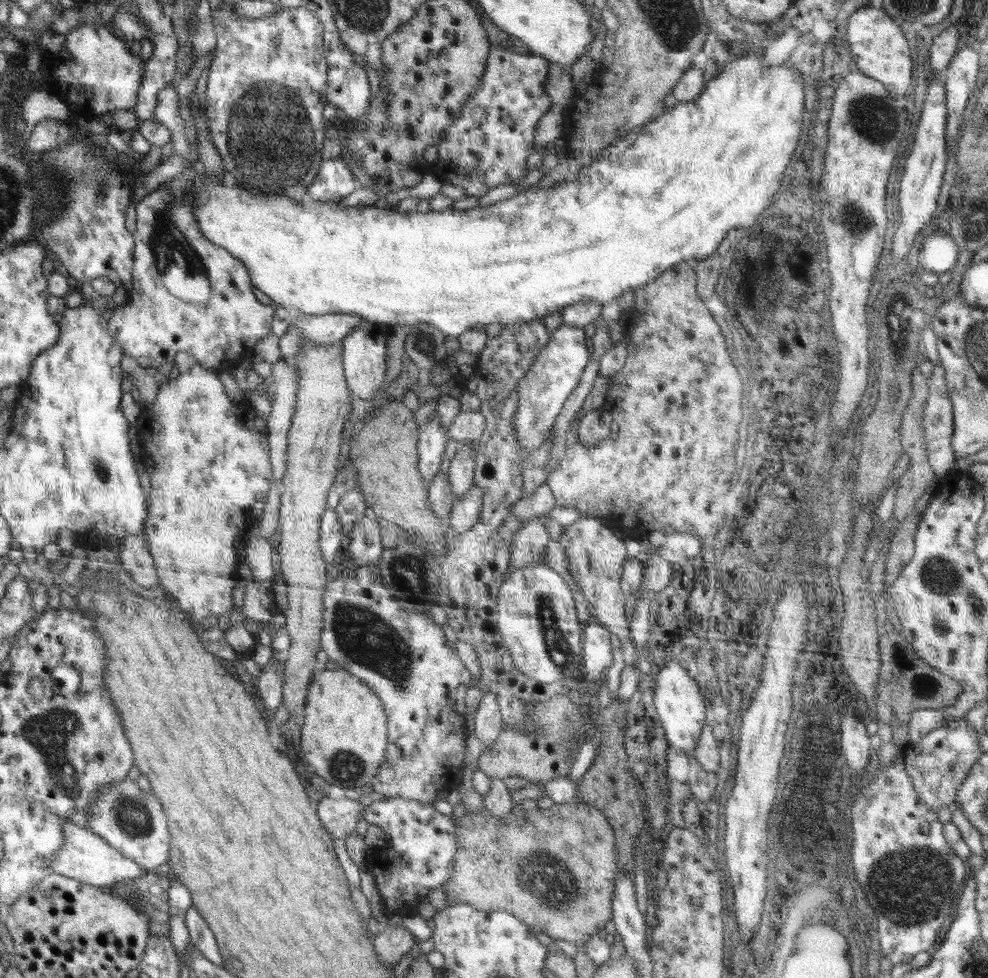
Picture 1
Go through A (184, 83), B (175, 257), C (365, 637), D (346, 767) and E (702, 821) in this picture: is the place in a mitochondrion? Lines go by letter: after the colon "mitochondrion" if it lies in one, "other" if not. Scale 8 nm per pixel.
A: other
B: mitochondrion
C: mitochondrion
D: mitochondrion
E: other

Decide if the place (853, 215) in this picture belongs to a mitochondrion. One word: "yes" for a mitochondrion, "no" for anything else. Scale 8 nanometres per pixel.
yes

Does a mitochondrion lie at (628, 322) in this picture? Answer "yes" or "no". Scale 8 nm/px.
no

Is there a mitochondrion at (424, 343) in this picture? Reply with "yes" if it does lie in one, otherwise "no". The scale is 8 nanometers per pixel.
yes

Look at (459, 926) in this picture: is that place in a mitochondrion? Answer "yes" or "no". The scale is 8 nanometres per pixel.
no

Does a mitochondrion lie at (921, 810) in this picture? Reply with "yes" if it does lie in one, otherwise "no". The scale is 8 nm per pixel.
no

